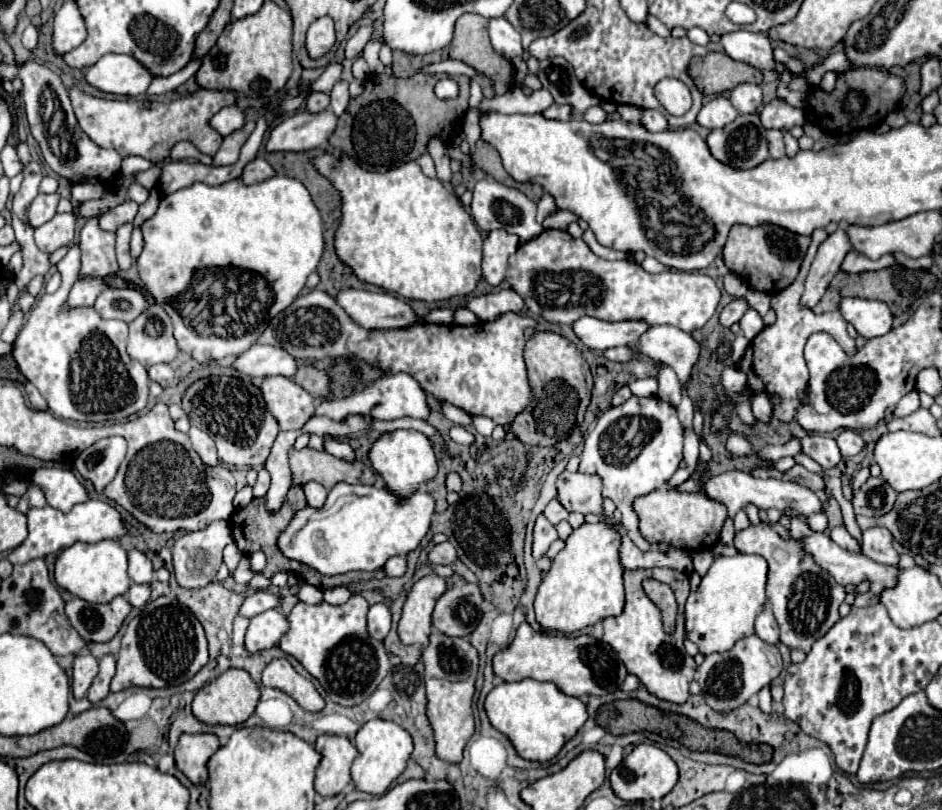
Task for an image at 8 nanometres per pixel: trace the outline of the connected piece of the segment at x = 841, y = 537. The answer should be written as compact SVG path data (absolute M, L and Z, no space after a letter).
M845 526L831 528L829 538L831 538L835 544L839 544L841 548L849 550L849 552L859 552L859 544L857 544L857 540L847 532L847 528L845 528Z

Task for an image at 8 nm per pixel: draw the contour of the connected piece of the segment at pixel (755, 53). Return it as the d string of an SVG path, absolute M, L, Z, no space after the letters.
M747 30L723 34L721 46L725 48L725 54L733 60L751 64L759 70L775 70L773 46L765 34L753 34Z

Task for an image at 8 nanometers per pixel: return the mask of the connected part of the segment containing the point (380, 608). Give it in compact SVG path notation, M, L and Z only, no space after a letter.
M375 604L369 608L367 614L367 628L369 628L369 636L375 640L383 640L389 634L391 628L391 612L387 604Z

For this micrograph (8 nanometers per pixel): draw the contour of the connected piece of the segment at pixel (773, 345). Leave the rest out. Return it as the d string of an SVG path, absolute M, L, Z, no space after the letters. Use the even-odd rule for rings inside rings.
M817 228L811 234L811 244L809 244L809 250L803 258L803 264L801 264L801 270L795 278L795 282L789 288L785 288L783 292L777 292L777 294L771 296L771 308L775 308L775 312L777 312L777 322L773 326L765 326L763 332L759 332L759 336L755 336L755 340L751 340L749 348L745 350L745 354L743 354L743 358L737 366L737 370L747 374L747 388L751 392L751 398L765 392L765 394L773 394L773 398L781 400L777 406L773 406L773 416L779 422L791 422L795 418L797 410L799 410L799 404L807 396L809 374L807 374L807 364L805 364L805 358L803 358L803 348L805 348L805 342L811 334L827 332L839 342L839 346L847 352L847 356L853 356L857 352L855 340L847 334L847 322L843 320L839 310L825 312L825 314L815 314L813 310L801 306L801 290L803 290L805 276L807 276L809 266L815 258L817 246L825 238L827 238L825 228ZM747 358L751 358L749 366L747 366Z

